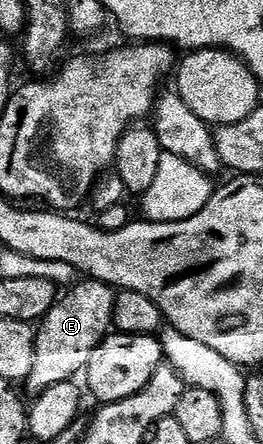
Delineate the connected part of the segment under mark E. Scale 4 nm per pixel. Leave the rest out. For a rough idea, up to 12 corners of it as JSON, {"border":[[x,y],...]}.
{"border":[[84,278],[35,329],[32,394],[79,377],[116,292]]}

